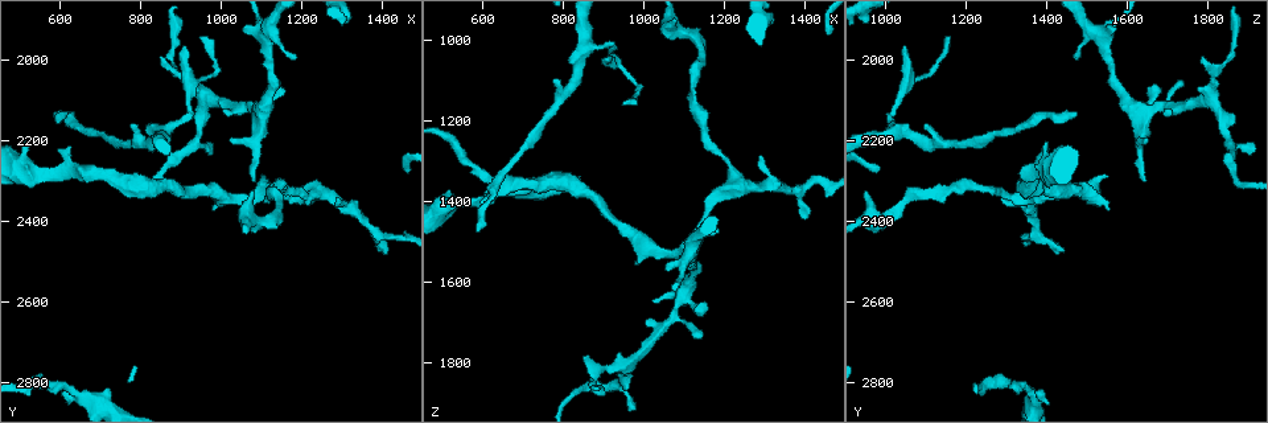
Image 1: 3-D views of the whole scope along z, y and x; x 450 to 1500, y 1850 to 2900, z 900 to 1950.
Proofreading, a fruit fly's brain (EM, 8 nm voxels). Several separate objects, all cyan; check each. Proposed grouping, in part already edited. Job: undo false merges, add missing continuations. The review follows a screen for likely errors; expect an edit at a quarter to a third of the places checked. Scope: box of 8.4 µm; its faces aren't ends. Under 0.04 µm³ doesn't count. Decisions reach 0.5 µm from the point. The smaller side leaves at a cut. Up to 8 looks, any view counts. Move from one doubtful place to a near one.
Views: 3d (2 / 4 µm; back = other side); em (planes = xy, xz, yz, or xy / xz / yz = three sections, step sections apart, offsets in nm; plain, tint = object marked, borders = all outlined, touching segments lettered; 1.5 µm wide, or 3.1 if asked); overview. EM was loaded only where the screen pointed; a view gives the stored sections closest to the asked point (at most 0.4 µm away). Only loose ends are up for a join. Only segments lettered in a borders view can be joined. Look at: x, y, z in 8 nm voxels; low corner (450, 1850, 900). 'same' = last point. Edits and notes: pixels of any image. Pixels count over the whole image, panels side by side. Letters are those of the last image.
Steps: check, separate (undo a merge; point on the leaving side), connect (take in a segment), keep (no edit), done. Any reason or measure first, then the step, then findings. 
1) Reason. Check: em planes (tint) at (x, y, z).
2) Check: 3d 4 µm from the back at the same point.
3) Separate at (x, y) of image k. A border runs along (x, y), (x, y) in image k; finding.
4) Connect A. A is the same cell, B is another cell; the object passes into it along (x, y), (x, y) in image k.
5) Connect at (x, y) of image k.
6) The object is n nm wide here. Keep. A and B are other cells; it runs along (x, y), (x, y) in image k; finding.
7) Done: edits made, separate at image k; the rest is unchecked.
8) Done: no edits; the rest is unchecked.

End of a long branch. Check: em planes (borders) at (585, 2135, 1470).

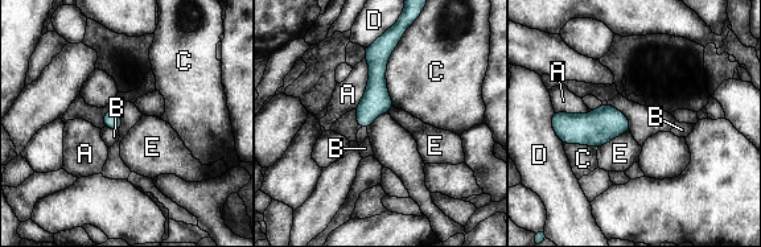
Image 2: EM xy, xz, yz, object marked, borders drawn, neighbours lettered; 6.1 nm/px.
Keep. A, B, C, D and E are other cells; none of them fits.

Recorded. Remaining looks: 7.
Branch stops here. Check: 3d 2 µm at (1080, 2300, 1645).

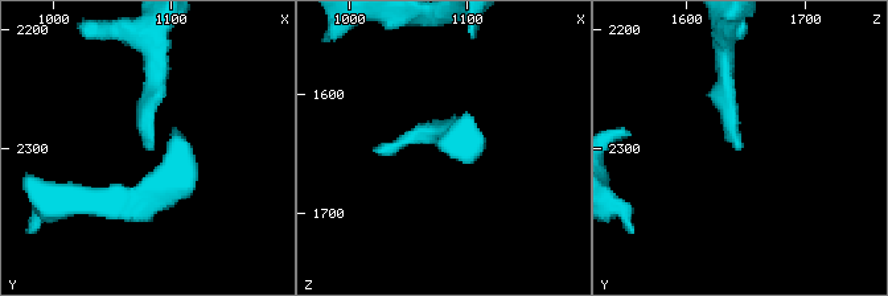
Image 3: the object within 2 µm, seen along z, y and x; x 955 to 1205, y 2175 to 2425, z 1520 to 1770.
Check: em yz step 4 (tint) at (1082, 2304, 1642).

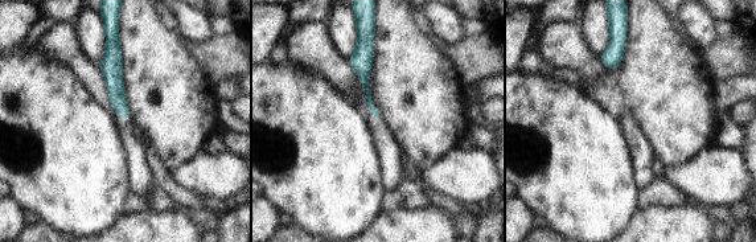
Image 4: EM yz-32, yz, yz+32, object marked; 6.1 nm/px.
See the neighbours. Check: em yz step 4 (borders) at the same point.

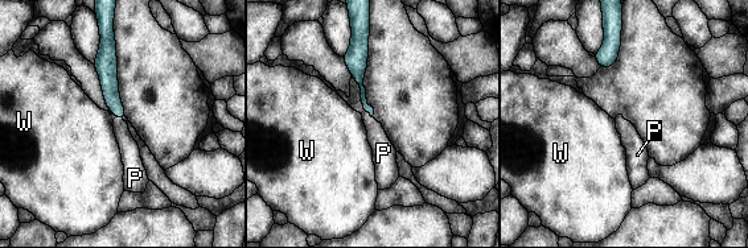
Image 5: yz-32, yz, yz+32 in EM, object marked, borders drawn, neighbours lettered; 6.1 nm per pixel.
The longest contact is with P, 70 nm. Connect at (383, 151) of image 5. P is the same cell, W is another cell; it goes on there.

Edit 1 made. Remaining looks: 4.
An open end. Check: em planes (borders) at (1055, 1930, 1575).

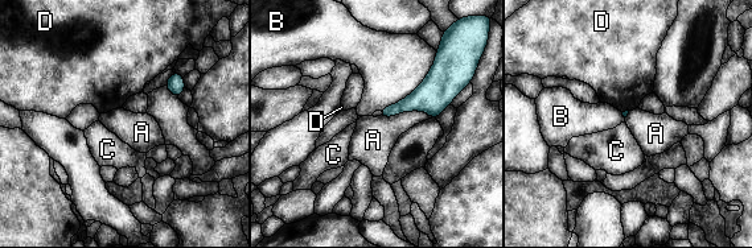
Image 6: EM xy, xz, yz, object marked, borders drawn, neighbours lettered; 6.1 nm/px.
The longest contact is with B, 480 nm. Keep. A, B, C and D are other cells; a border runs along (379, 116), (424, 111), (431, 118) in image 6; no lettered segment goes on from it.

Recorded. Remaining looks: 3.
Done: edits made, connect at image 5; the rest is unchecked.

